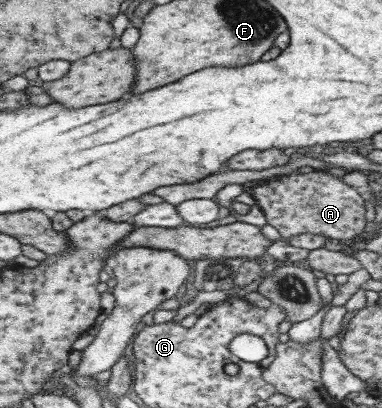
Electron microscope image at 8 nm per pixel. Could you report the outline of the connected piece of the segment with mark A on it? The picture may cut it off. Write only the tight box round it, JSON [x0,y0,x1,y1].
[245,169,365,241]

